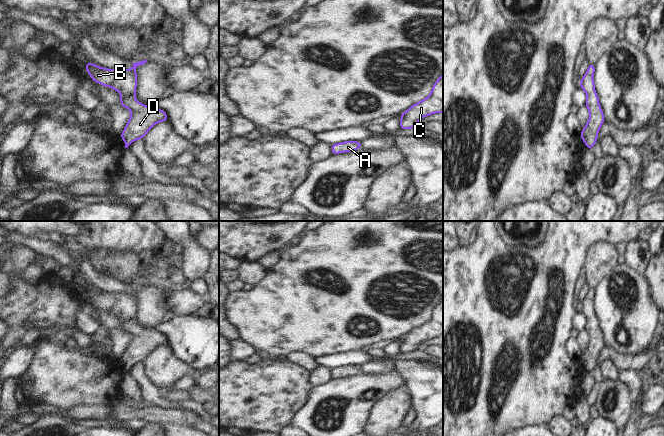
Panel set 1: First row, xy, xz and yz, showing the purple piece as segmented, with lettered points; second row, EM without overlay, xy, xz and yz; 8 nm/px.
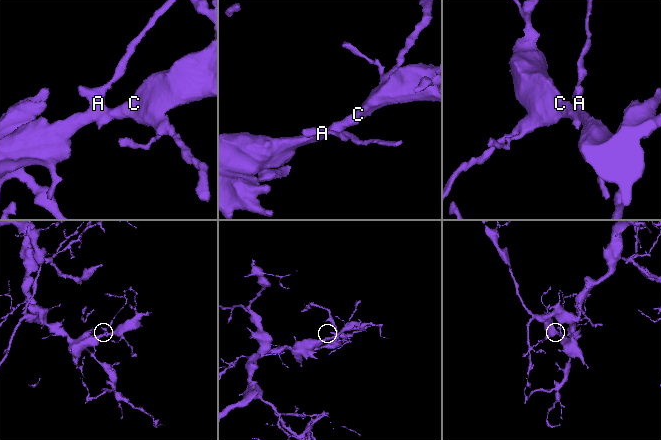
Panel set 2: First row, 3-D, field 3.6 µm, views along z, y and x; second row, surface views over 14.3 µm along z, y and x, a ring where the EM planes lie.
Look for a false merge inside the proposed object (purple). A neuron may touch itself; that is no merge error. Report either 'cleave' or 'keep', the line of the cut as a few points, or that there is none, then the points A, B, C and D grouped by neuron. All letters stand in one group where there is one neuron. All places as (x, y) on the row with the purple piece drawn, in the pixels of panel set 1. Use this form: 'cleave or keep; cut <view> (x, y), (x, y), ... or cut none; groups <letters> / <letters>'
keep; cut none; groups A B C D

